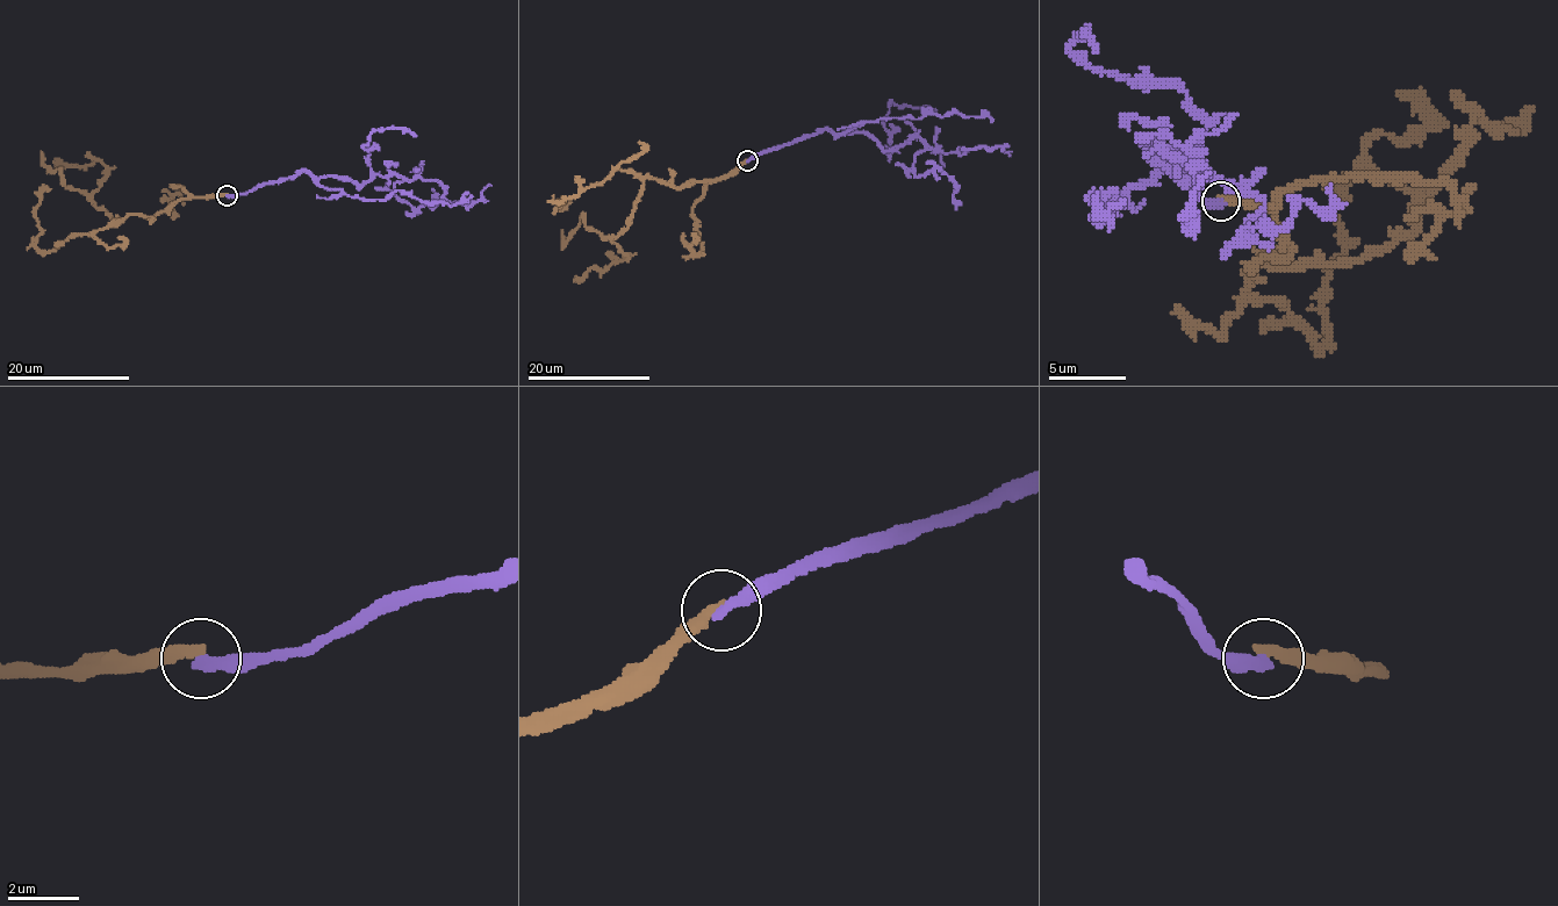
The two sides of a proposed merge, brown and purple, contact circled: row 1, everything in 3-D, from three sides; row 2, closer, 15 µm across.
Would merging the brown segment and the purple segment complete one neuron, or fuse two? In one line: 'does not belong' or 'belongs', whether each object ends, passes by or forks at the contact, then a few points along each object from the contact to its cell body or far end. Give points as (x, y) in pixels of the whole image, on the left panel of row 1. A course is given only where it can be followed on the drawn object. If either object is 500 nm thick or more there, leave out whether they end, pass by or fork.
does not belong; brown ends; purple ends; course brown (225, 194), (113, 220), (91, 196), (105, 177), (99, 160), (52, 160); course purple (228, 194), (304, 172), (358, 186), (397, 174), (404, 179), (393, 192), (417, 208), (436, 202), (431, 188)

